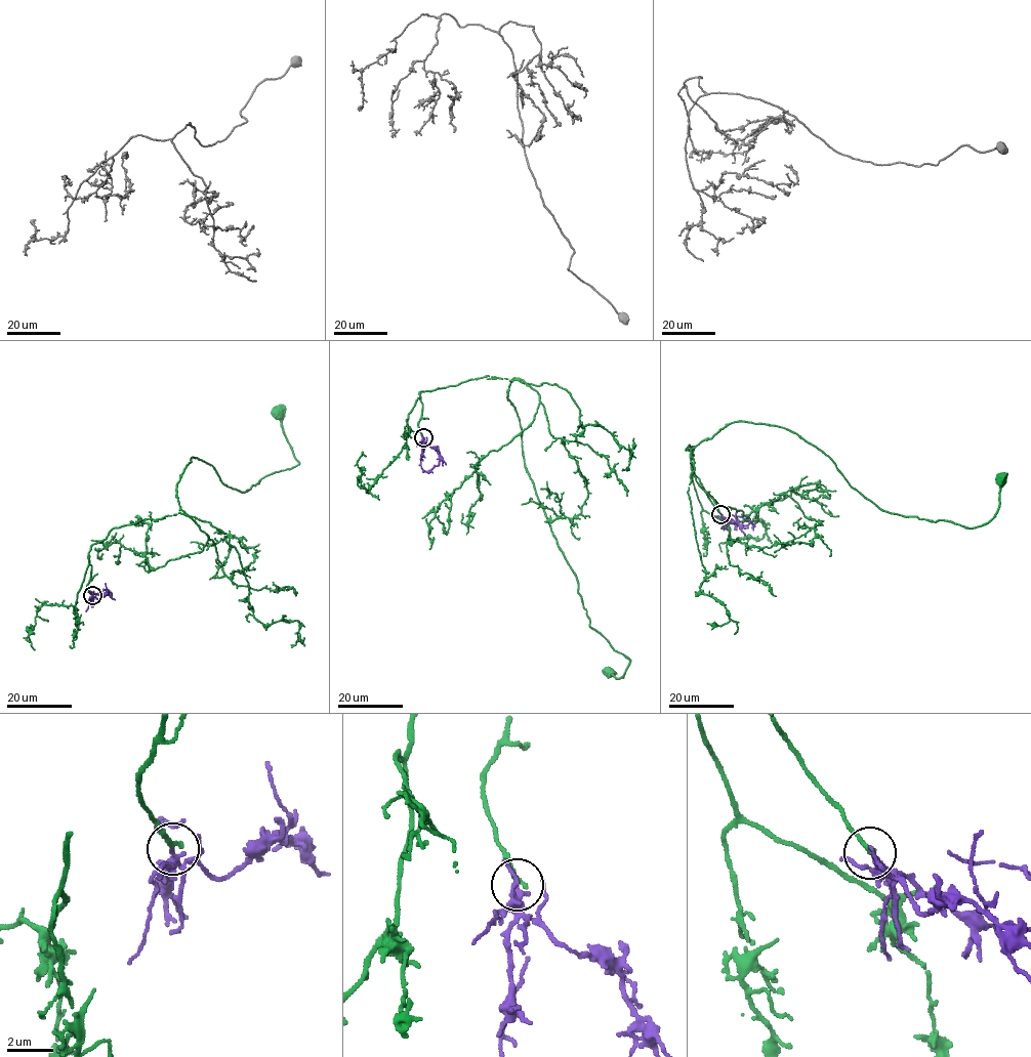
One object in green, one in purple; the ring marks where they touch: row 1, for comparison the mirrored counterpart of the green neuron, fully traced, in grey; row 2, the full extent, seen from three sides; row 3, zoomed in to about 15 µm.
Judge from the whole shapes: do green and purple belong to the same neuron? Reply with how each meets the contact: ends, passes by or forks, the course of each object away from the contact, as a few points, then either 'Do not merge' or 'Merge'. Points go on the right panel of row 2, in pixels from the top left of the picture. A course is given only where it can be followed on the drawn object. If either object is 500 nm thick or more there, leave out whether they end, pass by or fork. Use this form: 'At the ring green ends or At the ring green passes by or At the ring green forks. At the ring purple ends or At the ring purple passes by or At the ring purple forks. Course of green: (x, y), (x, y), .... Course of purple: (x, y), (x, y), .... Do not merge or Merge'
At the ring green ends. At the ring purple passes by. Course of green: (722, 514), (686, 450), (741, 421), (794, 432), (891, 513), (973, 529), (997, 510), (1000, 479). Course of purple: (722, 514), (729, 523), (753, 524), (732, 514). Merge

